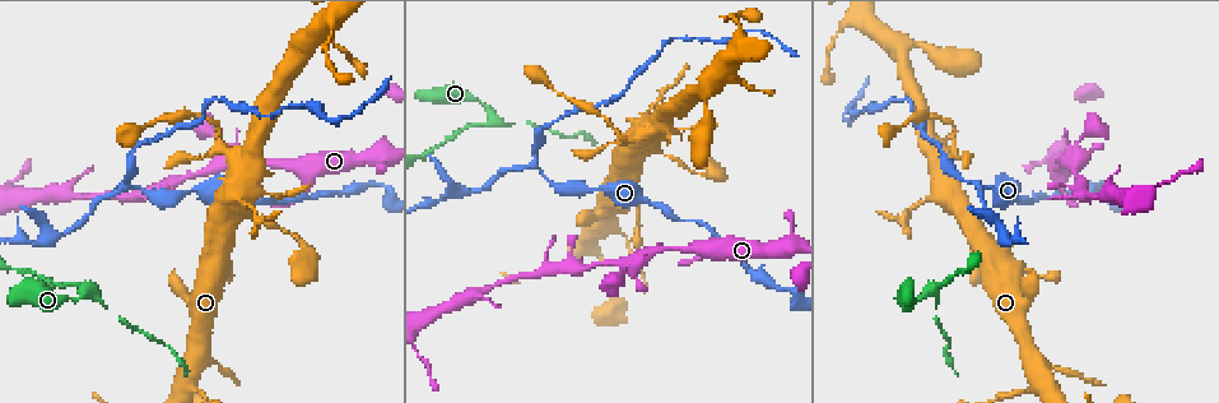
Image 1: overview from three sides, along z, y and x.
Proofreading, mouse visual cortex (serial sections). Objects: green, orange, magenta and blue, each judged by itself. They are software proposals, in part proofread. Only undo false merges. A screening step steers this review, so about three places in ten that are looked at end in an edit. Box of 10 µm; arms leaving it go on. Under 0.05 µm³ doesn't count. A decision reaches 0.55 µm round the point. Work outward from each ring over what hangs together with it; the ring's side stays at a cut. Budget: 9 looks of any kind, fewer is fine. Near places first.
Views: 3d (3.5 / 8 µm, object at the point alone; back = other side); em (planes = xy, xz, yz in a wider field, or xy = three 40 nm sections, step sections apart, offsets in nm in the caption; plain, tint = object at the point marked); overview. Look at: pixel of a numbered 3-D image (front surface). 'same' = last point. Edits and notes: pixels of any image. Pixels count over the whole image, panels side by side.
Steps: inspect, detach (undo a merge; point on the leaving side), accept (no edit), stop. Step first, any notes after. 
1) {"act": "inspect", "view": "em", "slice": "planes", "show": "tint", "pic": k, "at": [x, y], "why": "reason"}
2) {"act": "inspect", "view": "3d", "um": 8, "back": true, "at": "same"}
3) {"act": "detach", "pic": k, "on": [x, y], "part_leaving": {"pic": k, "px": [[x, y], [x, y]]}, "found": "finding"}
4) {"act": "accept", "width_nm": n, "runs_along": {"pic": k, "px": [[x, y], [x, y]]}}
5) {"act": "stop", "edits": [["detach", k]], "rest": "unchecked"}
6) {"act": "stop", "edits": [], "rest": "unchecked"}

{"act": "inspect", "view": "3d", "um": 8, "pic": 1, "at": [954, 149], "why": "sudden change in width"}

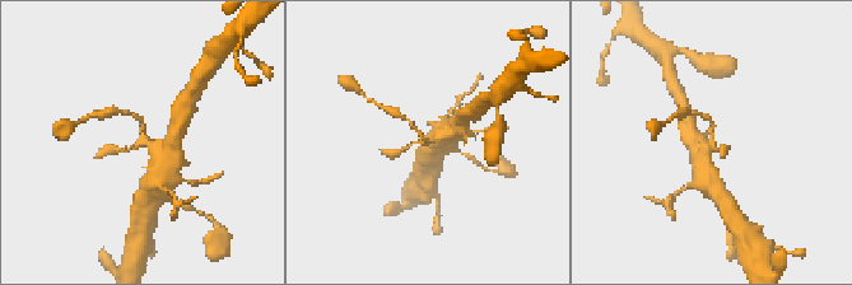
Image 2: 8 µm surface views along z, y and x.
{"act": "inspect", "view": "3d", "um": 3.5, "at": "same", "why": "closer look"}

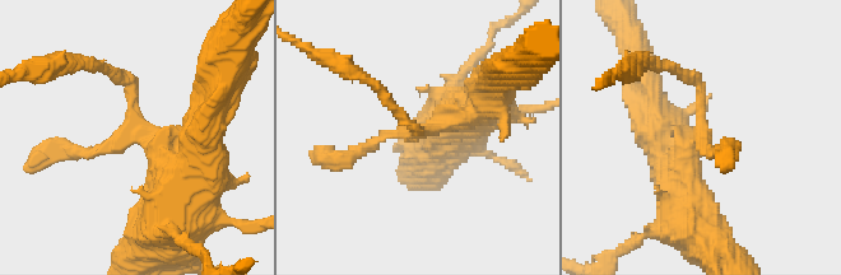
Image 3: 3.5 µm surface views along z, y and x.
{"act": "inspect", "view": "em", "slice": "planes", "show": "tint", "pic": 3, "at": [699, 127]}

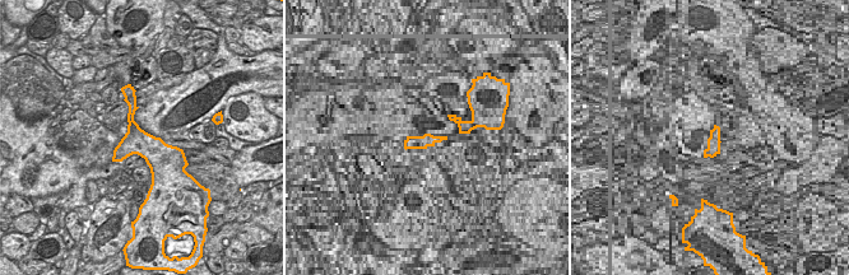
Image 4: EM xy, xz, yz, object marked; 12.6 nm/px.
{"act": "accept", "runs_along": {"pic": 4, "px": [[133, 99], [133, 130], [156, 155], [154, 177]]}, "found": "one cell here"}

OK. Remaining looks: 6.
{"act": "inspect", "view": "3d", "um": 3.5, "pic": 1, "at": [83, 291], "why": "a fork"}

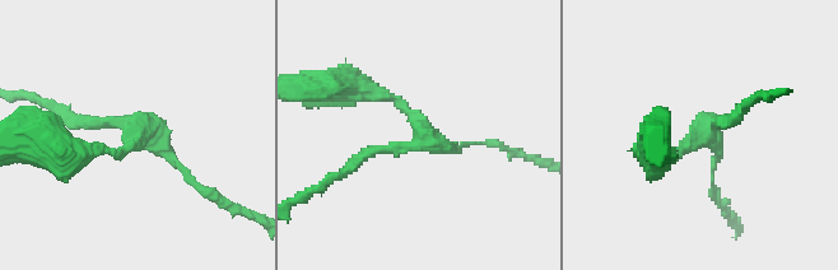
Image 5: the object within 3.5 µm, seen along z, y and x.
{"act": "inspect", "view": "em", "slice": "xy", "step": 2, "show": "tint", "pic": 5, "at": [424, 136], "why": "need the tissue"}

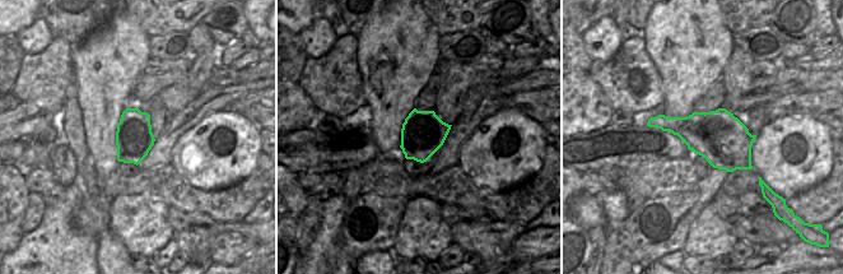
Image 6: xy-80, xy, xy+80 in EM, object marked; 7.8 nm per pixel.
{"act": "accept", "runs_along": {"pic": 5, "px": [[369, 88], [413, 113], [436, 147], [487, 143]]}, "found": "one cell here"}

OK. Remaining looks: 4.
{"act": "inspect", "view": "3d", "um": 8, "pic": 1, "at": [123, 186], "why": "sudden change in width"}

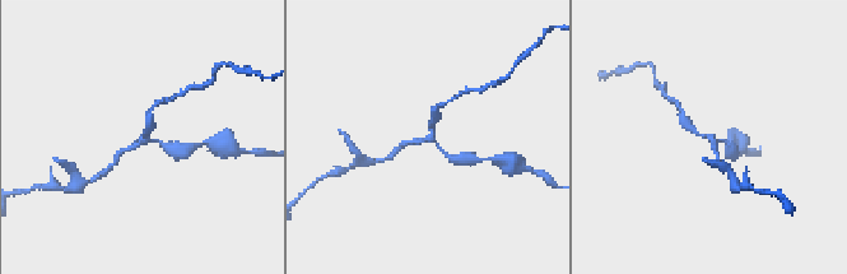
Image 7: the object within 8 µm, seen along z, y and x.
{"act": "inspect", "view": "3d", "um": 3.5, "at": "same", "why": "zoom in"}

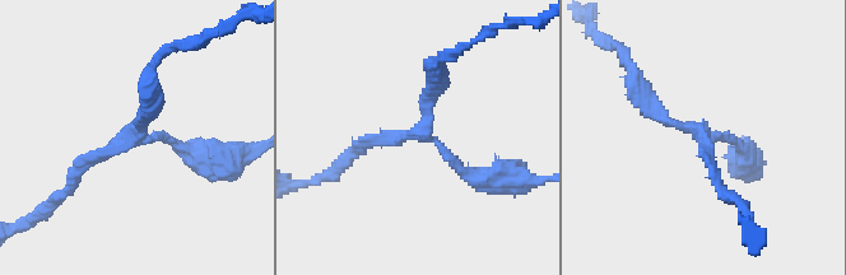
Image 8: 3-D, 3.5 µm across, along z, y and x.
{"act": "inspect", "view": "em", "slice": "xy", "step": 1, "show": "tint", "pic": 8, "at": [422, 134], "arms": 3, "arm_widths_nm": [150, 200, 250], "why": "now the EM"}

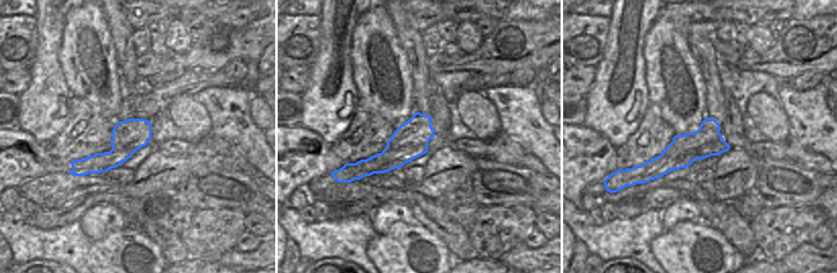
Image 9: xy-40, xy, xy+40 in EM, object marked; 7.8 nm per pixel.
{"act": "detach", "pic": 8, "on": [105, 153], "border": {"pic": 9, "px": [[719, 134], [719, 144], [722, 152]]}, "found": "two cells meet here"}

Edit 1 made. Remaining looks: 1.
{"act": "stop", "edits": [["detach", 8]], "rest": "unchecked"}

